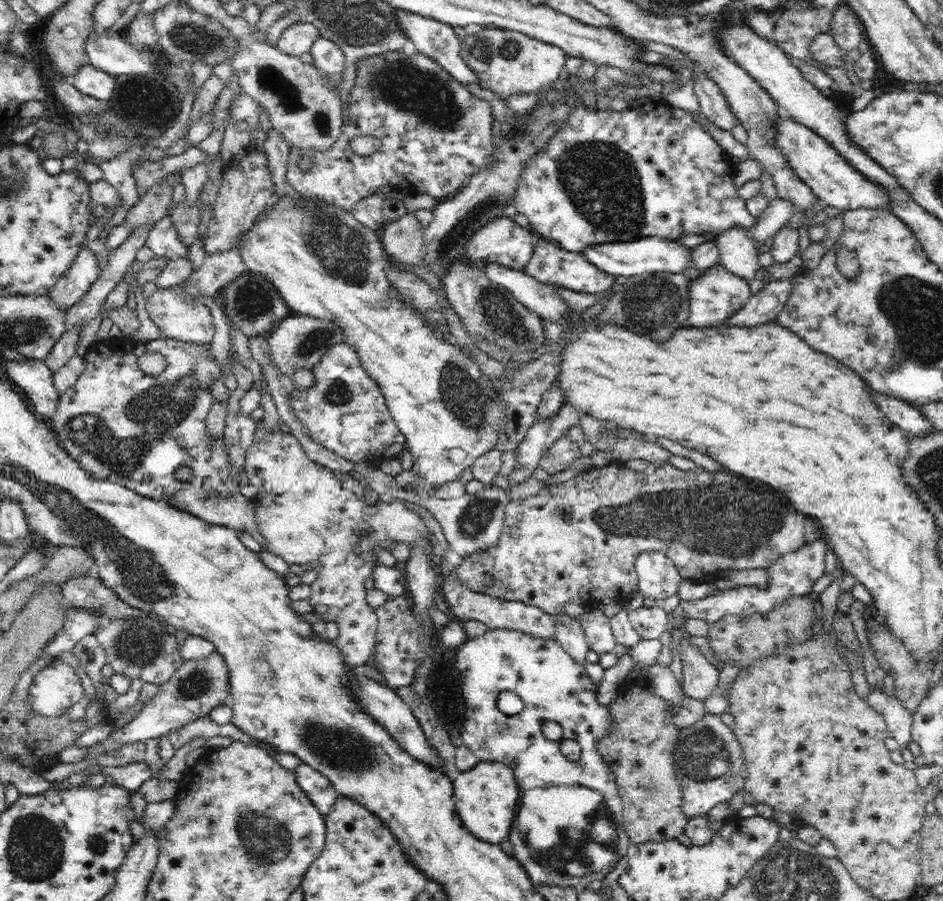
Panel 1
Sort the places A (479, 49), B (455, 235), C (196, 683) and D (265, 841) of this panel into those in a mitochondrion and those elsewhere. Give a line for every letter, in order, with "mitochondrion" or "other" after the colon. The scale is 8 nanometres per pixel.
A: mitochondrion
B: mitochondrion
C: mitochondrion
D: mitochondrion

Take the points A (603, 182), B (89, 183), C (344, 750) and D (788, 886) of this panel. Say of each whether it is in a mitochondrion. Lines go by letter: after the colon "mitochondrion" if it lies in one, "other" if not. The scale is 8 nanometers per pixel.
A: mitochondrion
B: other
C: mitochondrion
D: mitochondrion

